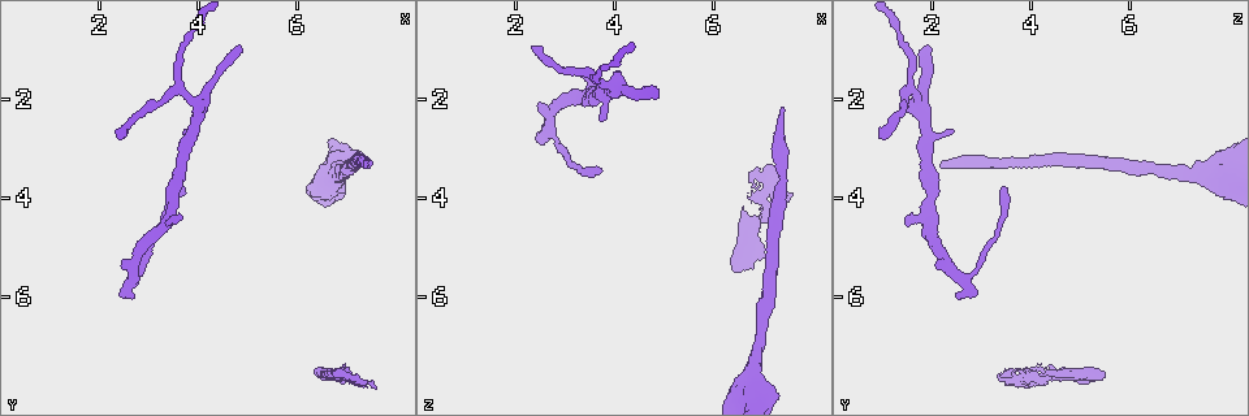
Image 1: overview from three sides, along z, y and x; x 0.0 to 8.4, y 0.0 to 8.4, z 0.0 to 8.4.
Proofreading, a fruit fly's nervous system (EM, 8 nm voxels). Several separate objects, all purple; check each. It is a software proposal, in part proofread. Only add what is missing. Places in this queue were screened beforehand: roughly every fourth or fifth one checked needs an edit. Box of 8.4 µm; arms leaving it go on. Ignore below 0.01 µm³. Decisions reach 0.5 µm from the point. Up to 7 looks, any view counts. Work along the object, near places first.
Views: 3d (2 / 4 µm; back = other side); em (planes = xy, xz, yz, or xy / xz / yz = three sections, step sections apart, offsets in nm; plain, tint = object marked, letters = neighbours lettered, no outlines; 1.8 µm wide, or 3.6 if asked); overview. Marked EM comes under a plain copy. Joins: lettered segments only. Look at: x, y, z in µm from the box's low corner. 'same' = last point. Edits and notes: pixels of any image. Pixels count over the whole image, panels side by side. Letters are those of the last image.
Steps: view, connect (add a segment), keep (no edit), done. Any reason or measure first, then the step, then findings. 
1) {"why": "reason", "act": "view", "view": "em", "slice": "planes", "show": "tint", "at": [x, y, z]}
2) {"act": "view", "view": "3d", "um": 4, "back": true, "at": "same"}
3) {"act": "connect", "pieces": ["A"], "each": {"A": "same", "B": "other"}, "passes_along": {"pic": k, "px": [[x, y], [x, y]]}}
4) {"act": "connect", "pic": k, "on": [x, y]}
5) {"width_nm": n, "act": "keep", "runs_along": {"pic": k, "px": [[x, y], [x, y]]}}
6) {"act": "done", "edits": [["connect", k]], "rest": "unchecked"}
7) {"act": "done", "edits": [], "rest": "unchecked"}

{"why": "free end", "act": "view", "view": "3d", "um": 4, "at": [6.40, 7.45, 5.50]}

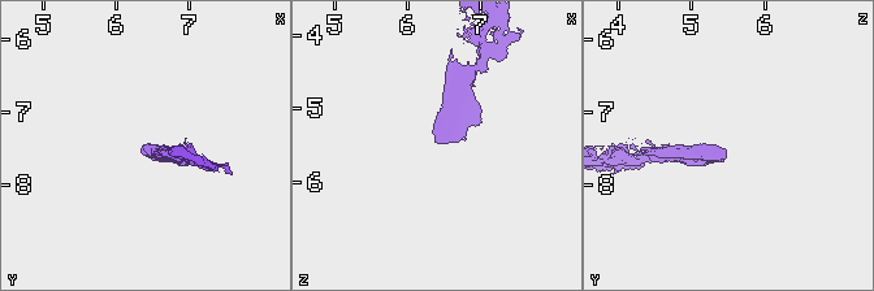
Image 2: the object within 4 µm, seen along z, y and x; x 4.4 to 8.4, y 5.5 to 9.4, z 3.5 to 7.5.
{"act": "view", "view": "em", "slice": "xy", "step": 4, "show": "letters", "at": [6.40, 7.55, 5.40]}

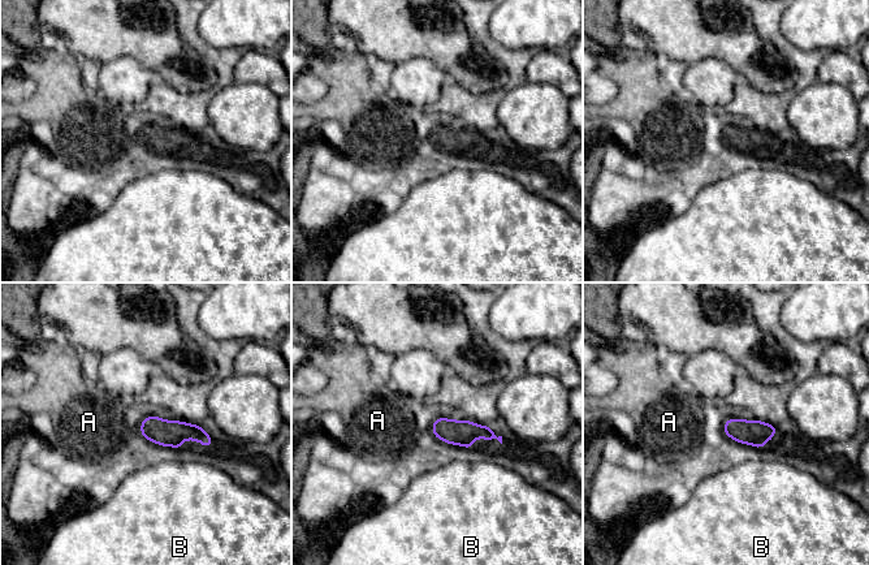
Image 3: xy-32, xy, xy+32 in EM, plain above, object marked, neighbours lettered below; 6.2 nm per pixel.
{"act": "keep", "each": {"A": "other", "B": "other"}, "found": "no lettered segment goes on from it"}

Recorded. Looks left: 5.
{"why": "end of a long branch", "act": "view", "view": "3d", "um": 2, "at": [7.40, 3.35, 2.20]}

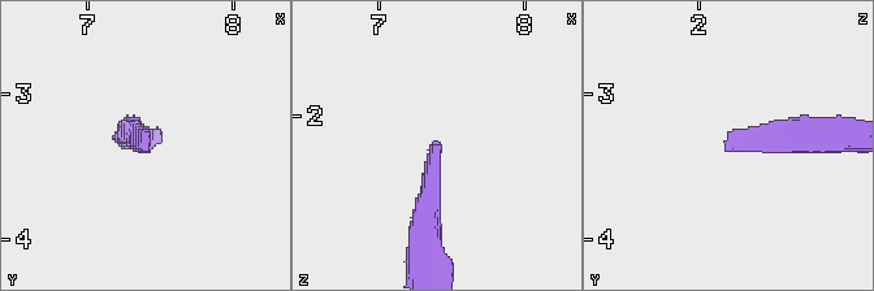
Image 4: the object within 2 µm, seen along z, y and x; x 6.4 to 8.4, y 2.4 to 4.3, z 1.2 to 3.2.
{"act": "view", "view": "em", "slice": "xz", "step": 4, "show": "letters", "at": [7.42, 3.38, 2.20]}

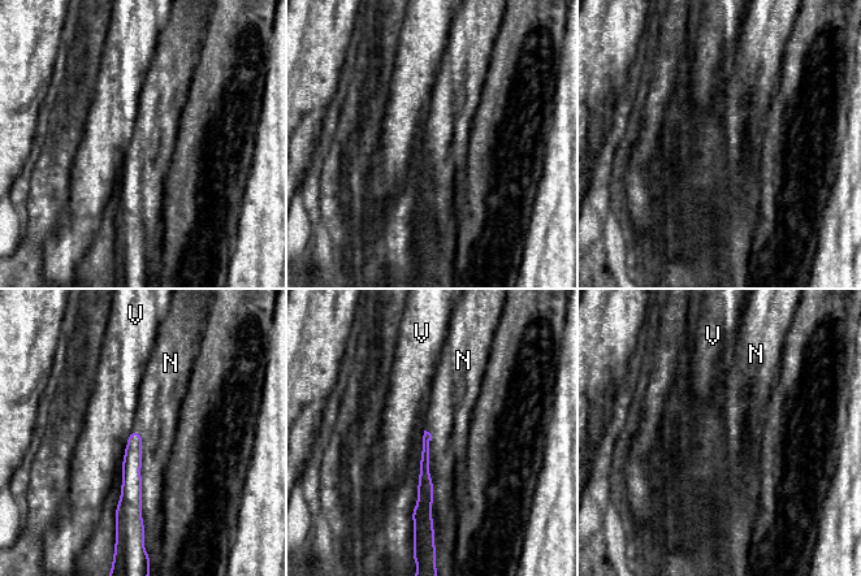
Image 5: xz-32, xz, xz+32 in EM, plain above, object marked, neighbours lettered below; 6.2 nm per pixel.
{"act": "view", "view": "em", "slice": "xy", "step": 8, "show": "letters", "at": "same"}

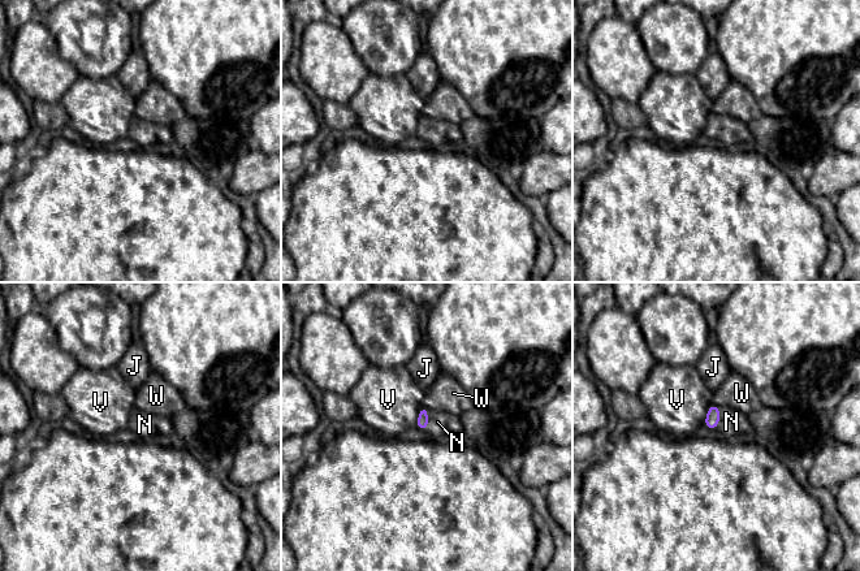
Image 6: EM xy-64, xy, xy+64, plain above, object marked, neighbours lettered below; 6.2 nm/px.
{"act": "connect", "pieces": ["N"], "each": {"J": "other", "N": "same", "V": "other", "W": "other"}, "passes_along": {"pic": 6, "px": [[712, 420], [718, 418], [731, 422]]}, "found": "the neuron continues"}

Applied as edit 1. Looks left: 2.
{"act": "done", "edits": [["connect", 6]], "rest": "unchecked"}

